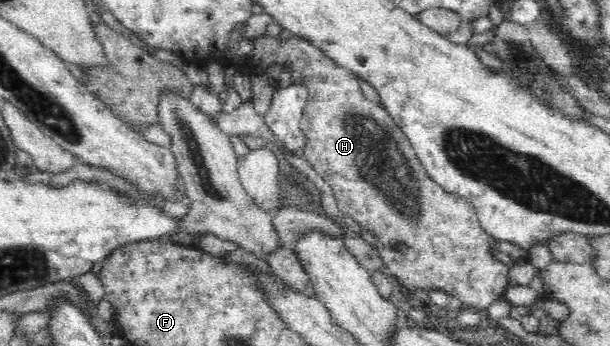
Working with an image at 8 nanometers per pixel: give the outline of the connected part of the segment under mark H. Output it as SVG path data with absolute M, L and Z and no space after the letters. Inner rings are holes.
M262 35L262 37L256 37L254 40L254 53L252 53L252 65L253 67L259 67L263 71L267 66L273 63L280 64L283 67L284 64L291 64L291 67L284 67L284 69L290 69L291 72L298 72L304 74L304 85L307 86L308 98L307 105L303 111L303 117L301 118L302 134L306 137L307 145L305 146L304 159L308 160L308 163L312 166L312 169L316 170L316 173L327 181L328 185L332 187L332 191L338 202L338 208L342 214L352 218L358 222L363 229L366 229L370 233L374 233L376 236L376 249L379 255L383 259L386 267L386 275L394 279L398 287L406 287L406 289L418 289L426 288L440 288L440 290L446 292L448 295L452 295L456 299L459 299L466 308L471 308L475 311L486 311L487 307L496 301L499 297L504 295L505 289L508 284L511 284L513 280L510 278L510 267L502 267L502 262L497 260L494 256L494 238L488 235L479 223L477 217L477 210L470 204L470 201L463 197L458 197L453 193L446 193L446 190L438 185L425 170L425 167L421 164L421 161L414 152L408 137L402 132L394 119L388 114L388 111L382 104L373 103L370 99L364 97L364 93L359 85L359 79L355 74L343 69L342 66L336 64L333 59L330 59L325 52L318 49L314 44L310 43L302 36L290 36L286 40L281 40L270 35Z

